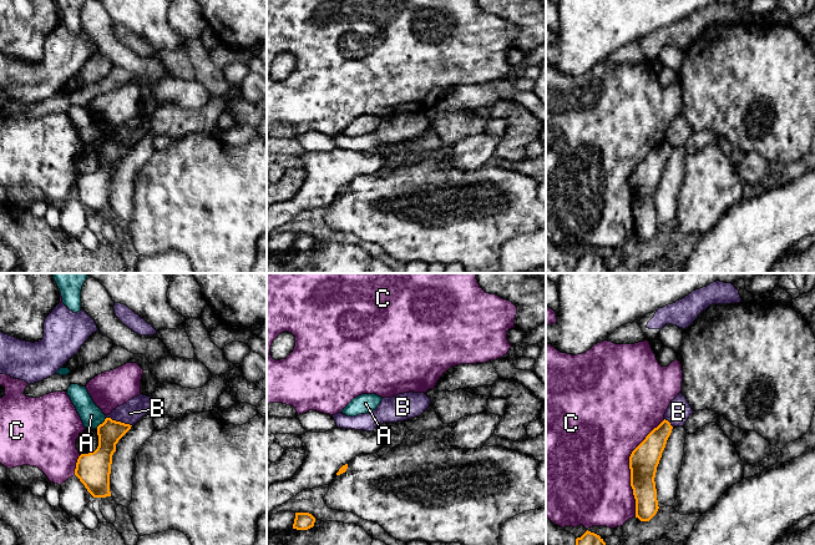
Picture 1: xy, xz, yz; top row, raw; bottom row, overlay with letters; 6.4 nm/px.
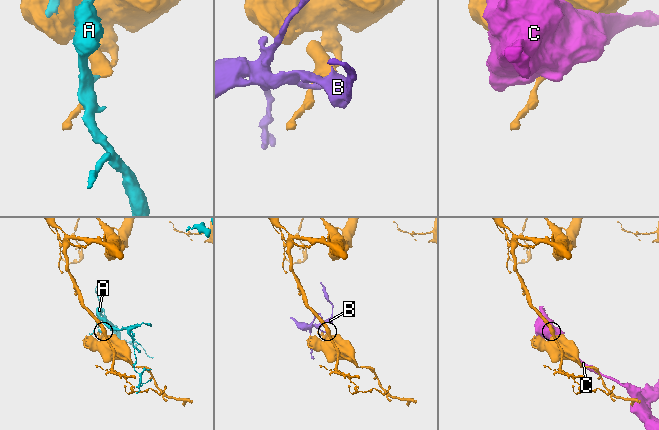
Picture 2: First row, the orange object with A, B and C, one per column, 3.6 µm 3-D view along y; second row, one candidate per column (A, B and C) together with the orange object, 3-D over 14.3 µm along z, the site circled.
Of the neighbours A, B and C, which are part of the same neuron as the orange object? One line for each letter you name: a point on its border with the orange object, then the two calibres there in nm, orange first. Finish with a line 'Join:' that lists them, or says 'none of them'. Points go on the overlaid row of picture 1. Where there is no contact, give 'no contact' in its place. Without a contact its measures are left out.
Join: none of them

